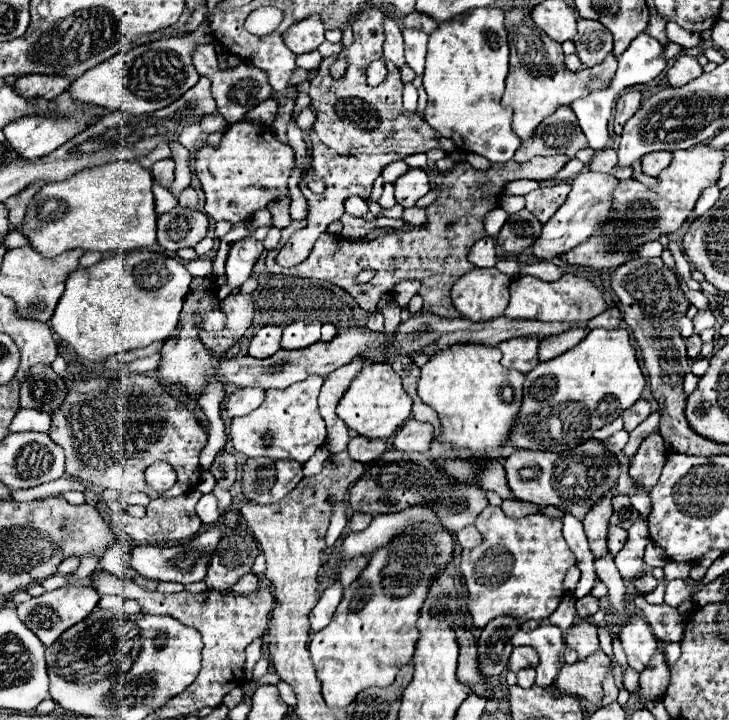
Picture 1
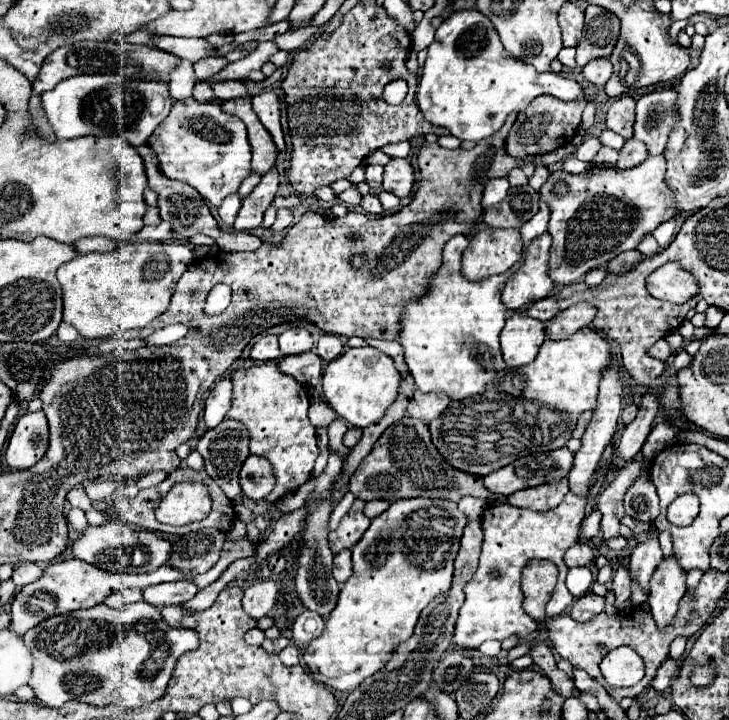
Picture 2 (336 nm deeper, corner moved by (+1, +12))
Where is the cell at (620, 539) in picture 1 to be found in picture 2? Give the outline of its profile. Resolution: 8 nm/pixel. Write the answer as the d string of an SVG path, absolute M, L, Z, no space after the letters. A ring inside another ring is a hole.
M593 510L589 516L585 516L585 520L581 522L579 528L579 540L591 540L599 534L599 524L601 524L601 514L597 510Z

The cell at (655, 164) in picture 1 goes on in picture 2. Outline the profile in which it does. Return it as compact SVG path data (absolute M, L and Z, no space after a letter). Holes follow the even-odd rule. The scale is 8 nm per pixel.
M631 138L625 142L625 146L621 148L619 152L619 160L617 160L617 168L633 168L633 166L639 166L645 158L647 158L647 148L643 142Z

